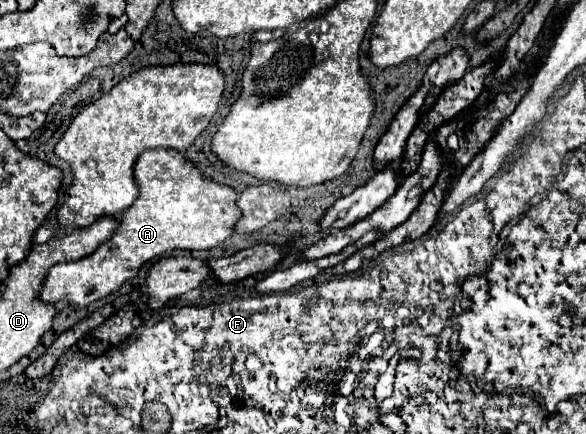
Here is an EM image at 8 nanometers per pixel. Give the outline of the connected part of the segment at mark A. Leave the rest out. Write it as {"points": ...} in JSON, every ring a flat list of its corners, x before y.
{"points":[[158,148,158,150,146,150,138,156,134,164,134,180,138,186,138,198,130,208,122,212,122,218,118,222,118,228,114,230,112,238,104,242,94,254,78,260,78,262,66,262,66,264,54,264,42,284,40,300,48,304,56,304,60,300,68,300,70,306,88,306,110,292,118,290,126,280,132,280,140,268,152,260,162,256,164,252,172,250,208,250,218,246,222,240,226,240,232,234,234,224,240,218,240,210,236,208,236,192,224,184,218,184,214,180,208,180,200,174,198,168,190,164,178,150,170,148]]}

